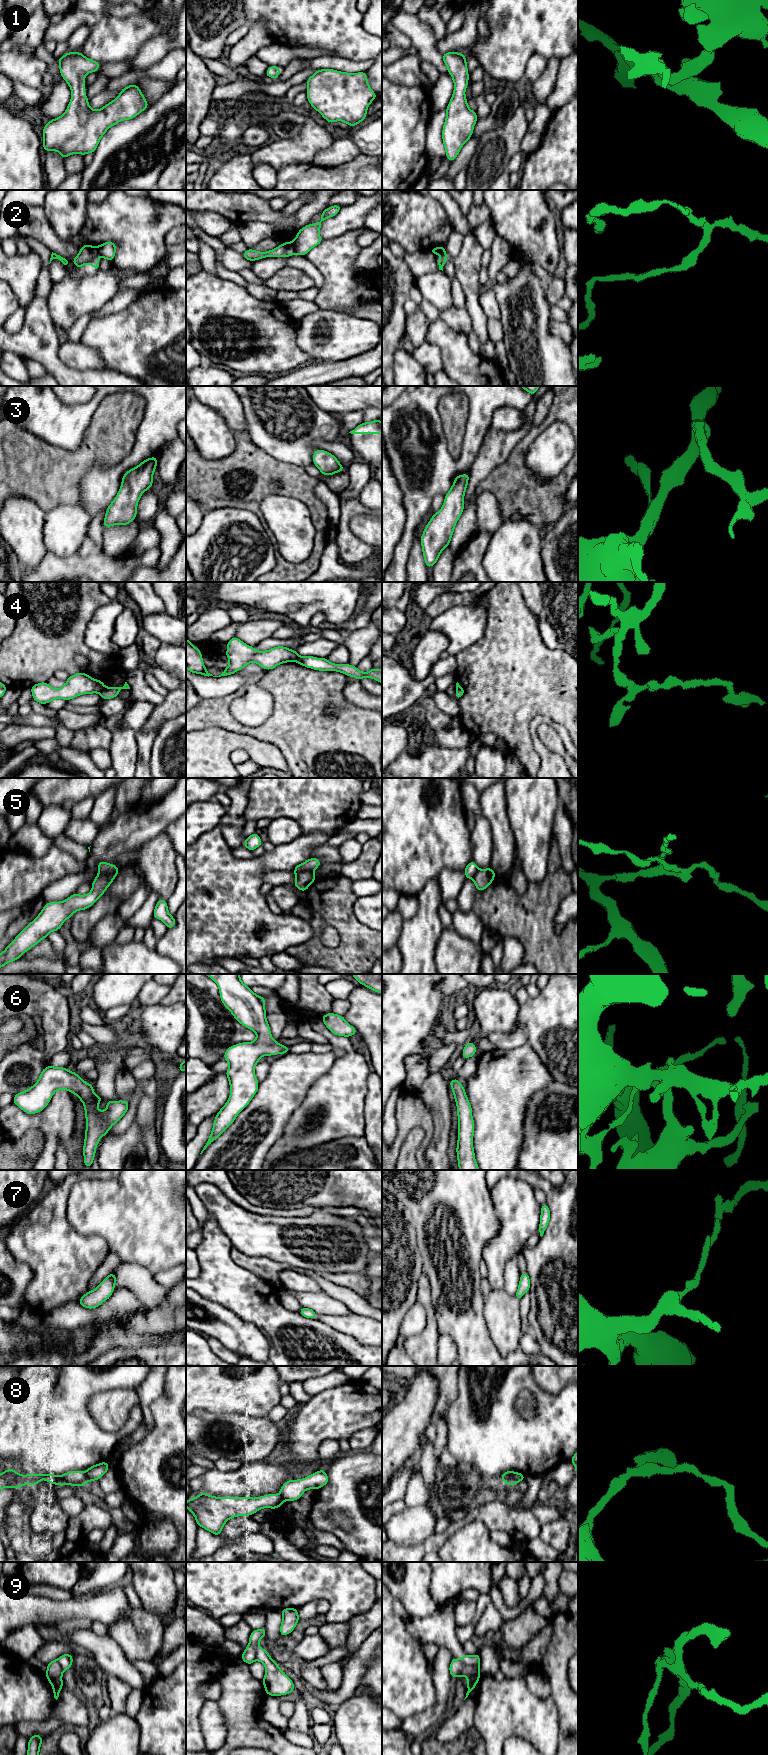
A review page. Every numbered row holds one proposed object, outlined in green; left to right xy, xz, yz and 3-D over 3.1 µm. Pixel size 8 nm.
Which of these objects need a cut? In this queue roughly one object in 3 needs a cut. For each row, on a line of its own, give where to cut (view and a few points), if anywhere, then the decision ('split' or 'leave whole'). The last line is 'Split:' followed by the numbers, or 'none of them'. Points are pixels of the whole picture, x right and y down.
1: no cut | leave whole
2: xz (290, 242), (296, 253) | split
3: no cut | leave whole
4: xy (104, 687), (99, 693) | split
5: xz (312, 871), (294, 872) | split
6: no cut | leave whole
7: no cut | leave whole
8: yz (513, 1472), (509, 1483) | split
9: yz (461, 1659), (467, 1664), (479, 1663) | split
Split: 2, 4, 5, 8, 9

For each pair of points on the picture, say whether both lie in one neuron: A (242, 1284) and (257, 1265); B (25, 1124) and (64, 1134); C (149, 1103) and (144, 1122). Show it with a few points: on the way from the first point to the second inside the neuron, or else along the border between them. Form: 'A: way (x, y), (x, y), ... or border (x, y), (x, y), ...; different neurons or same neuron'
A: border (232, 1258), (237, 1264), (266, 1280), (271, 1285); different neurons
B: way (35, 1123), (54, 1124); same neuron
C: way (146, 1108), (146, 1117); same neuron

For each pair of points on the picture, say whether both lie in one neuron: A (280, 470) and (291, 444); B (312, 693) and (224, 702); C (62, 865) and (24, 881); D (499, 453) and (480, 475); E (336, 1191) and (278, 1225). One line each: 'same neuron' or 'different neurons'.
A: different neurons
B: same neuron
C: same neuron
D: same neuron
E: different neurons

